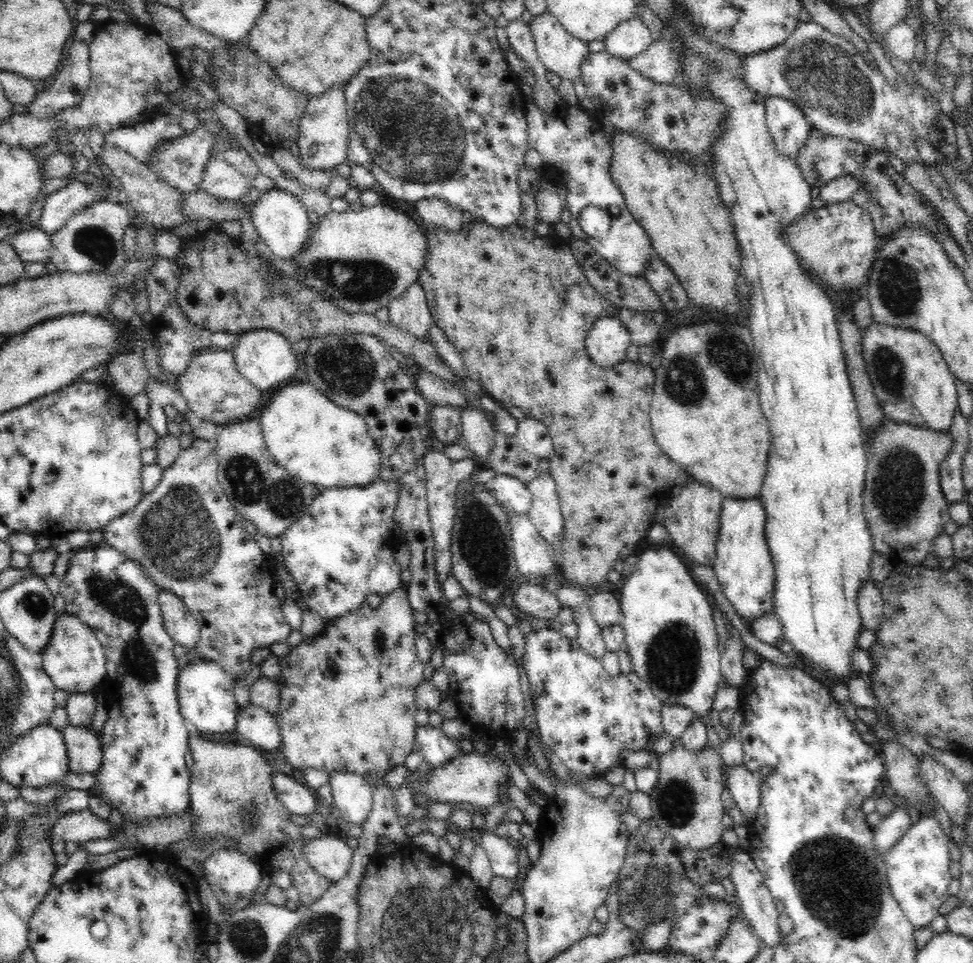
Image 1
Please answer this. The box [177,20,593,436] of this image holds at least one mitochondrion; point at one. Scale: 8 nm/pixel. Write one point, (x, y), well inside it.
(411, 133)

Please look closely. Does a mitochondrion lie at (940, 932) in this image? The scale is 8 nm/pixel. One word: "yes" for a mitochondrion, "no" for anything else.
no

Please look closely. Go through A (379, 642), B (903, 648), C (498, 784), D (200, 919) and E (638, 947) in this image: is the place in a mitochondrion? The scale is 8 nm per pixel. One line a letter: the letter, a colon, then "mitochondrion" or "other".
A: mitochondrion
B: other
C: mitochondrion
D: other
E: other

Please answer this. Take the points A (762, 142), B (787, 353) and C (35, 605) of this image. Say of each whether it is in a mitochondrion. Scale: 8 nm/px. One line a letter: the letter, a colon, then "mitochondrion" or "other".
A: other
B: other
C: mitochondrion

